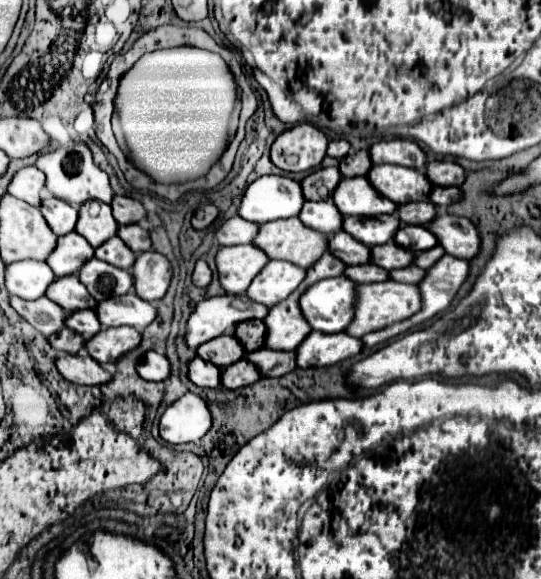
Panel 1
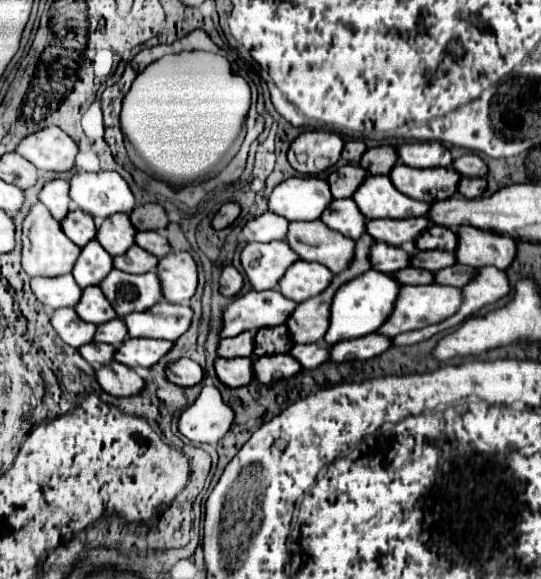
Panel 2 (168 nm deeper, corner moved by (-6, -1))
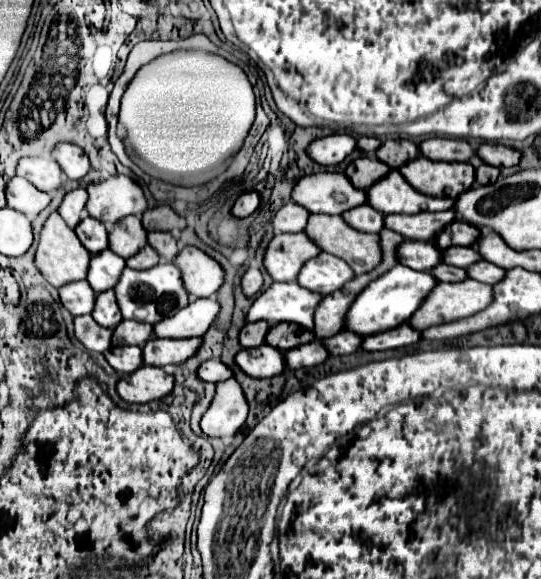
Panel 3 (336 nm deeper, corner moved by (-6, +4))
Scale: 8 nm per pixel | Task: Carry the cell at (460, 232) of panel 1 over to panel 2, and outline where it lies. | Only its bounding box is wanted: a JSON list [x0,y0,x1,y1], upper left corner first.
[456,225,516,269]

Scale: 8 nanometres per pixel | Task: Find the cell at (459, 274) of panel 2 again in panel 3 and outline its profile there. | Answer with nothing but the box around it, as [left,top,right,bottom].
[466,260,506,284]

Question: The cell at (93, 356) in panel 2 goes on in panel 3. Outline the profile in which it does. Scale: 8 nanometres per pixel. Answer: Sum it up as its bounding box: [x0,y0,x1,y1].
[104,346,144,374]

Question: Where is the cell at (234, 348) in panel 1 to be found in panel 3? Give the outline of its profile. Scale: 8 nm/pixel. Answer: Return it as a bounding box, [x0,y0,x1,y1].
[240,322,270,348]

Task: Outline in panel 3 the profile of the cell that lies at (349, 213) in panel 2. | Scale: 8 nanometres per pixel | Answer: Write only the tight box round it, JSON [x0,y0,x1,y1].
[342,204,384,232]

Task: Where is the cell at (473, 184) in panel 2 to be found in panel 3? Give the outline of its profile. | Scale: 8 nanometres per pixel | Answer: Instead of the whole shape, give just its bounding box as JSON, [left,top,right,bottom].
[476,162,500,184]

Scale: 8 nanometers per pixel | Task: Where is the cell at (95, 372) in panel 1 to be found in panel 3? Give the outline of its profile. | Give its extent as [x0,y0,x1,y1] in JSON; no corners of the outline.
[118,366,174,404]

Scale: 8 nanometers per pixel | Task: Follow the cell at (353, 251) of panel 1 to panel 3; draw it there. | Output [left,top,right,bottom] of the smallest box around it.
[398,240,442,270]

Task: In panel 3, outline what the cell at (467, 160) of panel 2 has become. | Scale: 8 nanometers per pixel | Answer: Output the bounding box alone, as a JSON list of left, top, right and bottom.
[478,144,520,166]

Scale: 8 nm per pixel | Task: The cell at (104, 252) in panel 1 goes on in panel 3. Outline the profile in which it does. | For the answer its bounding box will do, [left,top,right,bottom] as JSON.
[126,246,160,270]

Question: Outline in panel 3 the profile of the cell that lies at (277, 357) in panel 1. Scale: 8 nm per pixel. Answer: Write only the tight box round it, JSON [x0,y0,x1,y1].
[324,330,364,354]

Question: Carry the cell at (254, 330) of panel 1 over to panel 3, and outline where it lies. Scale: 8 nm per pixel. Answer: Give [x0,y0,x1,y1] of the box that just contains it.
[266,322,316,350]

